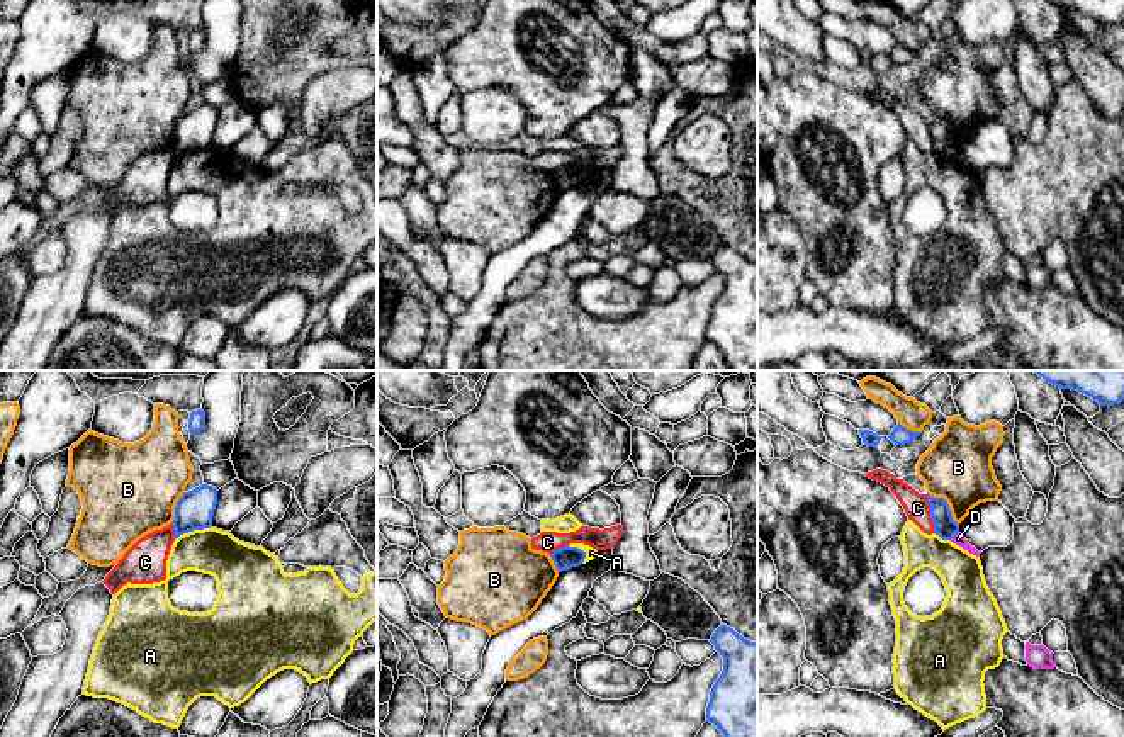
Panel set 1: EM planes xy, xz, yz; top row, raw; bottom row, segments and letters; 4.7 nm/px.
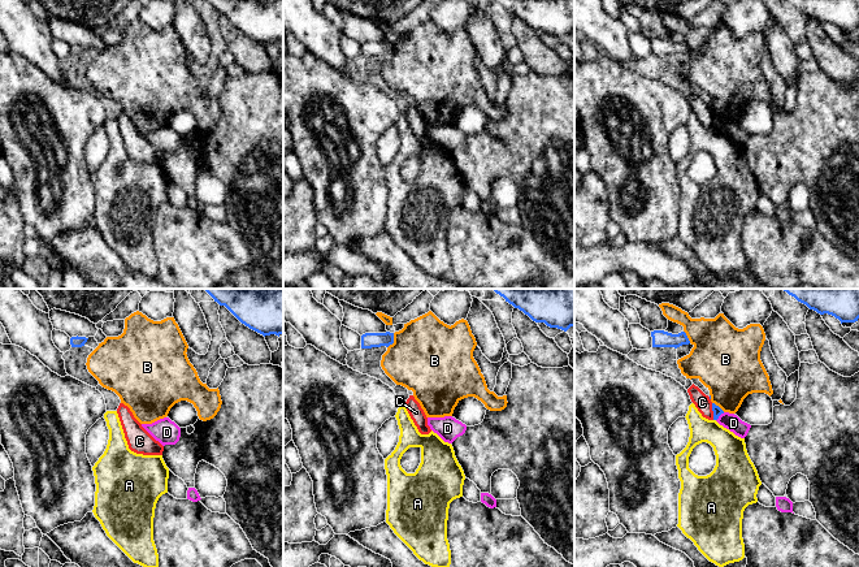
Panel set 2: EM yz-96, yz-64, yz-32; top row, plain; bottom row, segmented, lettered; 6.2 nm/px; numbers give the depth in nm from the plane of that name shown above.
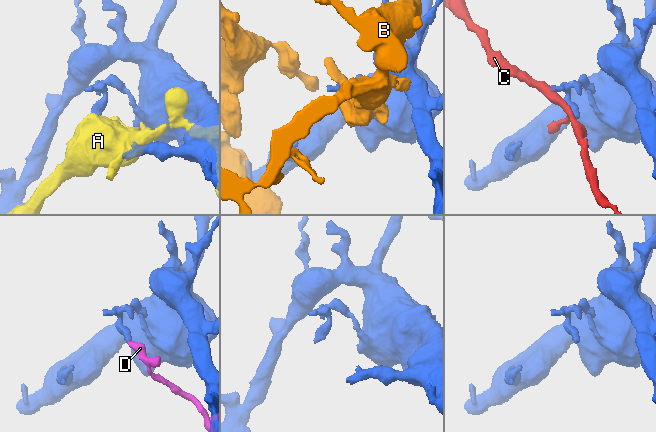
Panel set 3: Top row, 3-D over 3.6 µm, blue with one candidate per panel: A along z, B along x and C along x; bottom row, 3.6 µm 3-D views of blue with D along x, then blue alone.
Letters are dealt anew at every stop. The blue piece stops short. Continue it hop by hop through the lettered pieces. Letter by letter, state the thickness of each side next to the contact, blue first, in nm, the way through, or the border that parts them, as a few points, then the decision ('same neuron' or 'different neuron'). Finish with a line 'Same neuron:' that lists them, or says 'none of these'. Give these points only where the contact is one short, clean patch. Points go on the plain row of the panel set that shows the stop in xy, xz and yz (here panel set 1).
A: calibres 180 and 220 nm; different neuron
B: calibres 100 and 320 nm; different neuron
C: calibres 100 and 120 nm; different neuron
D: calibres 100 and 60 nm; border yz (958, 151), (949, 158); different neuron
Same neuron: none of these

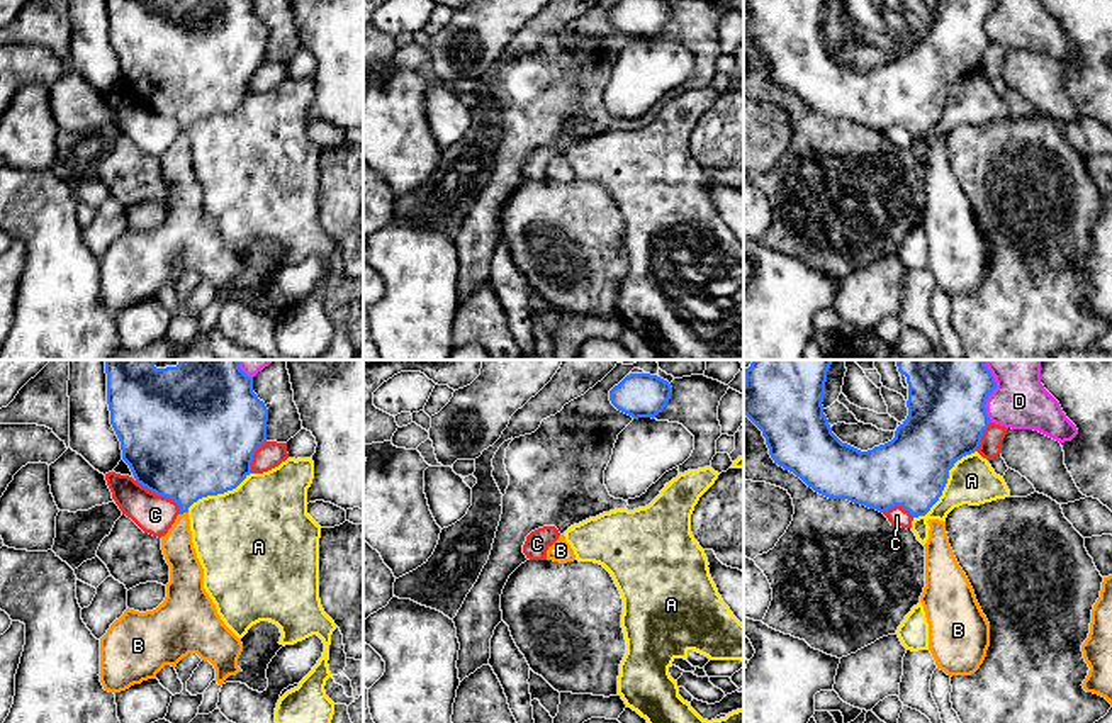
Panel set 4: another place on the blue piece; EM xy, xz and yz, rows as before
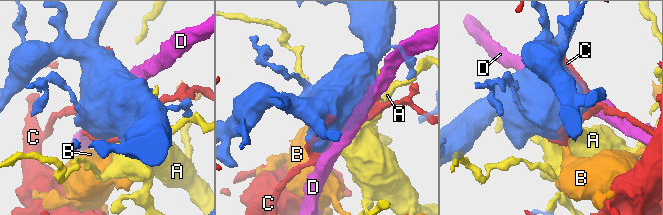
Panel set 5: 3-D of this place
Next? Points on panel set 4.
A: calibres 340 and 220 nm; different neuron
B: calibres 400 and 150 nm; way xy (184, 78), (184, 131), (177, 165); same neuron
C: calibres 500 and 190 nm; different neuron
D: calibres 380 and 240 nm; different neuron
Same neuron: B

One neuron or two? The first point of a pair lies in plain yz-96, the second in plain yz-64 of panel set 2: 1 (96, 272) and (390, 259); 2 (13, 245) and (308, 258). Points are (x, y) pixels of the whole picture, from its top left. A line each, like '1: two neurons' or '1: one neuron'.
1: one neuron
2: two neurons

